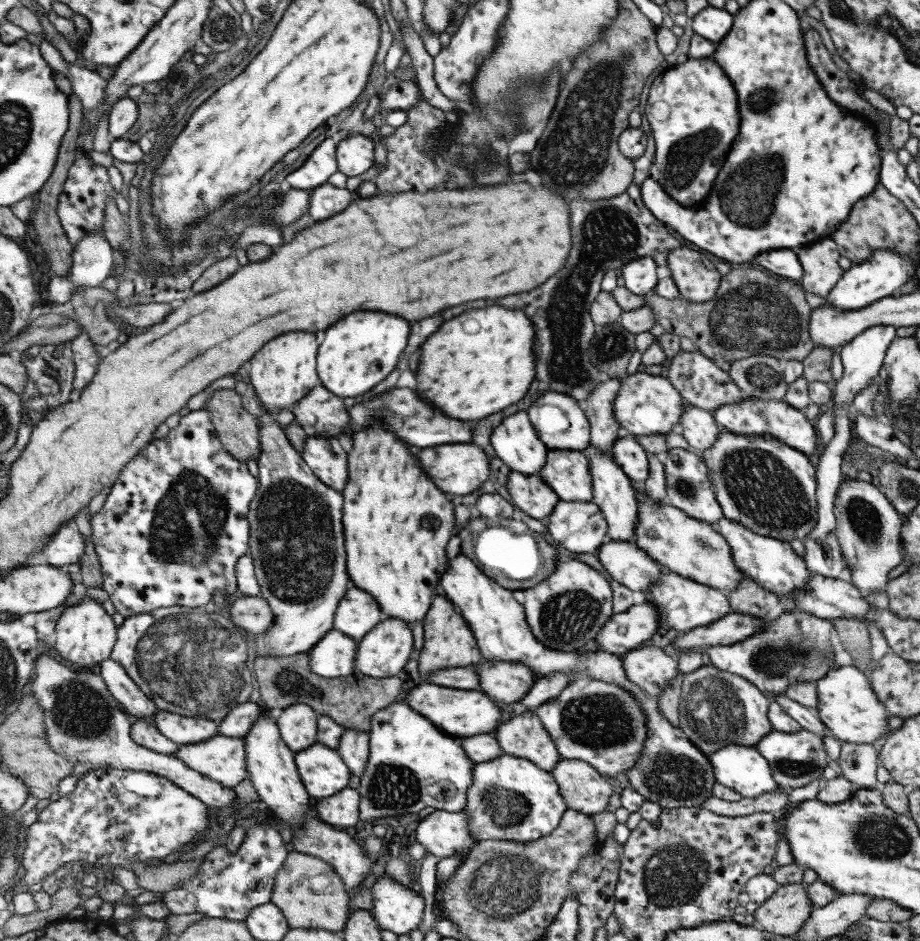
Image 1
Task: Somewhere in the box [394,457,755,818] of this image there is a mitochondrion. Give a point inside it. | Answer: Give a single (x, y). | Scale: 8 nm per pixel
(594, 720)

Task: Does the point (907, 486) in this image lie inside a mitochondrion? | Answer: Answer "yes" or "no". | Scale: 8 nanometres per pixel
yes

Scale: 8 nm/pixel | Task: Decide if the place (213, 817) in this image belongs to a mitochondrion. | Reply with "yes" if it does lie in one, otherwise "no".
no

